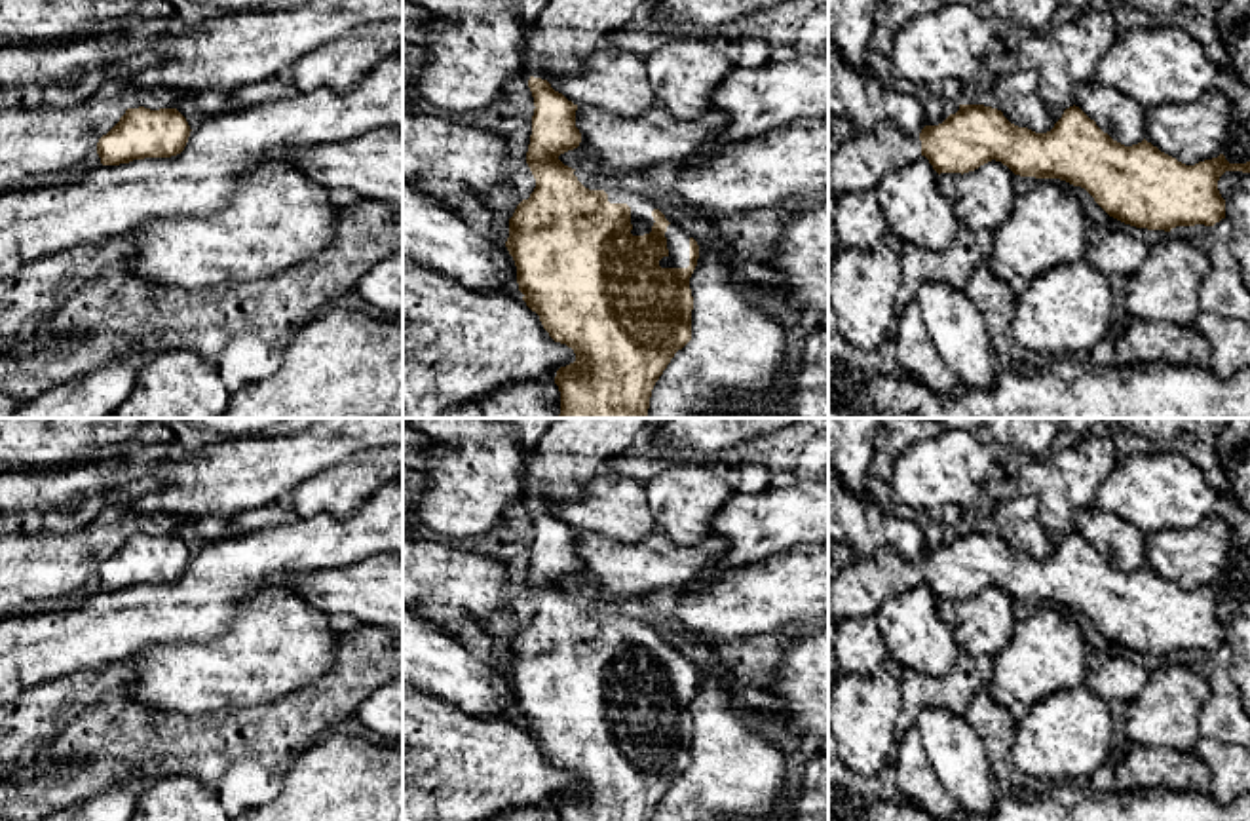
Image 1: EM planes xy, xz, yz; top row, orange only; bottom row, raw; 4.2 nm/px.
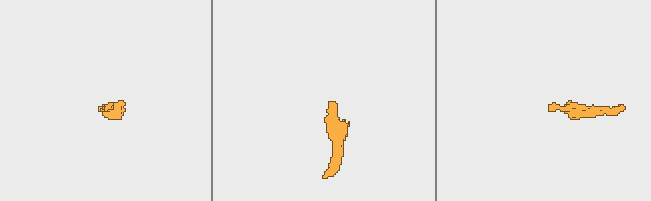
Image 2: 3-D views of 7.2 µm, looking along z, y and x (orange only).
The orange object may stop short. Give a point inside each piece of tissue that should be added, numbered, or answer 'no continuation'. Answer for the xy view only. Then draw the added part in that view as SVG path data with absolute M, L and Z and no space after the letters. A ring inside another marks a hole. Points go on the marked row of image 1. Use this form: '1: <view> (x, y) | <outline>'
no continuation

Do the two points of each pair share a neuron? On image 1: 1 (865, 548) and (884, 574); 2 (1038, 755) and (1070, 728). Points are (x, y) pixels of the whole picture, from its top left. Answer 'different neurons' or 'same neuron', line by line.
1: different neurons
2: same neuron

